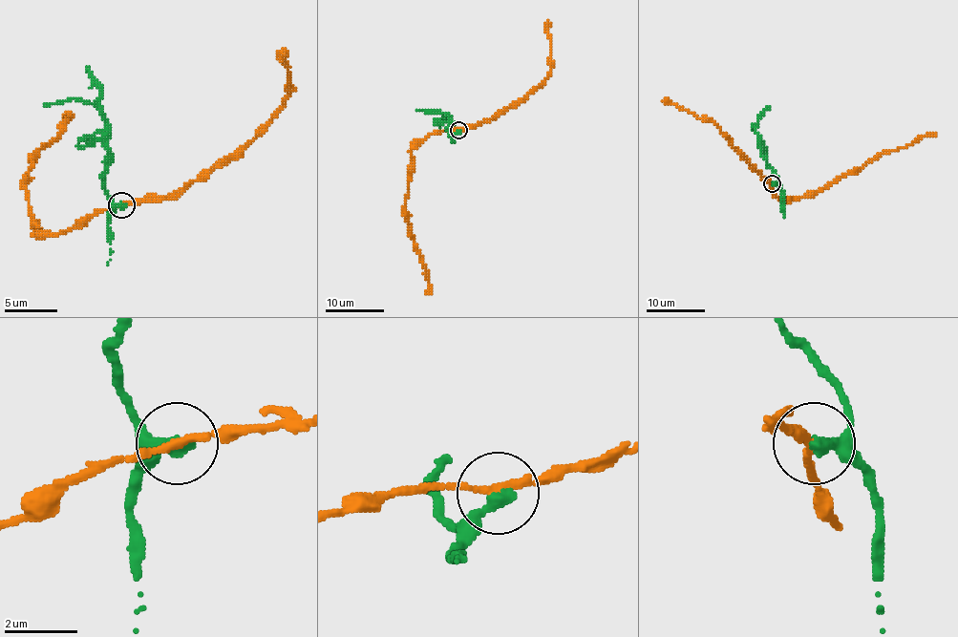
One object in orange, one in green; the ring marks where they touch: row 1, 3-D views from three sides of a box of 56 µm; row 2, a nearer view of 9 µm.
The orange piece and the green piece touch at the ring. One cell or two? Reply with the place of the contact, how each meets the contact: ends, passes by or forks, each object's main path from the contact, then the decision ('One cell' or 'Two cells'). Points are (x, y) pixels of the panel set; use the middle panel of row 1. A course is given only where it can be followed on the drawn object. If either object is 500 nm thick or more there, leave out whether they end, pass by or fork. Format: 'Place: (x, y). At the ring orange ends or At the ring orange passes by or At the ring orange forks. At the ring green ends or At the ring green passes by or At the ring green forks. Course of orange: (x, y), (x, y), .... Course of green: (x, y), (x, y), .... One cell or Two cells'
Place: (458, 130). At the ring orange passes by. At the ring green ends. Course of orange: (458, 130), (435, 130), (421, 138), (410, 153), (412, 172), (406, 199), (406, 222), (425, 269), (431, 294). Course of green: (458, 130), (452, 136), (449, 133), (451, 119), (442, 113), (415, 111). Two cells

